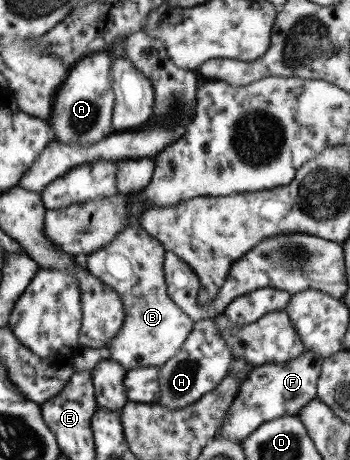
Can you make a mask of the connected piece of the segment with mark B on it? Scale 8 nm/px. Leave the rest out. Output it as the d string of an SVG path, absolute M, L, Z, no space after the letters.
M135 223L118 233L113 241L101 249L86 255L87 270L115 289L123 300L125 323L119 329L119 333L109 341L105 352L108 353L108 359L117 361L127 371L141 366L162 366L181 349L194 326L193 320L171 300L171 296L167 293L164 273L165 252L165 247L158 239L149 235L139 223Z

